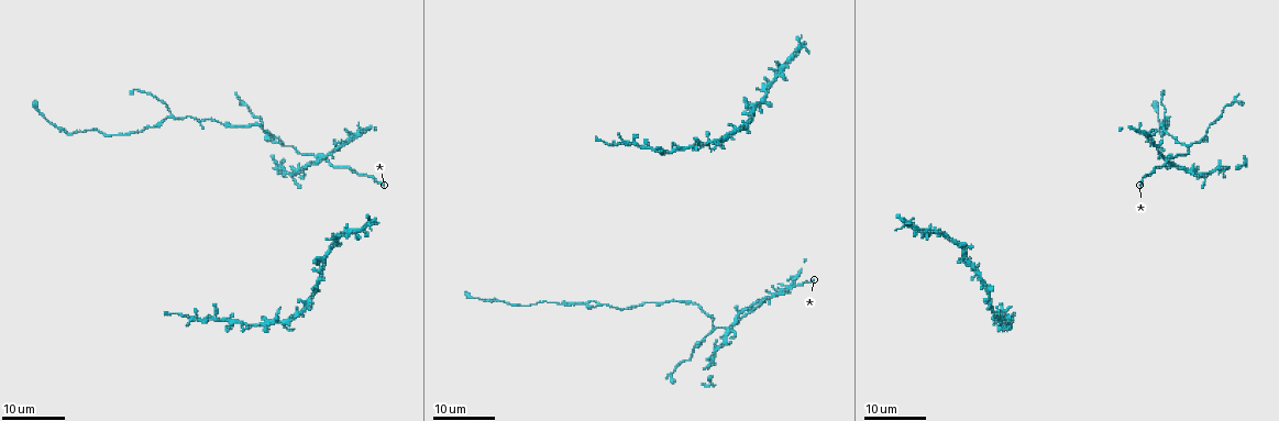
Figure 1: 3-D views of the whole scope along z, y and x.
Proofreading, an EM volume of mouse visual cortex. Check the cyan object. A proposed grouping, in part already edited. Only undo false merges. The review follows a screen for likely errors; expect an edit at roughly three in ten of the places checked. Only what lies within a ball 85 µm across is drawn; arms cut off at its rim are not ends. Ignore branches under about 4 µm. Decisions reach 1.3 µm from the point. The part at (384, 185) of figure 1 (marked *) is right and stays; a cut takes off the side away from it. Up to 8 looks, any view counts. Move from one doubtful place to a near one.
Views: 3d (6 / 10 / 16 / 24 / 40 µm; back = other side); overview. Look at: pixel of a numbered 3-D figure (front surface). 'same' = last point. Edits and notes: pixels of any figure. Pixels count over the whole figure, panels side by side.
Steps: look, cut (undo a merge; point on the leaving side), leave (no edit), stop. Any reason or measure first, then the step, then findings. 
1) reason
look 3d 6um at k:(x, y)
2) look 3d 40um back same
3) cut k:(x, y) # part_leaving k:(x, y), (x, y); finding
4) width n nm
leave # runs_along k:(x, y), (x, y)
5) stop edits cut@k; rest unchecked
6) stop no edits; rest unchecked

four-way junction
look 3d 24um at 1:(761, 104)

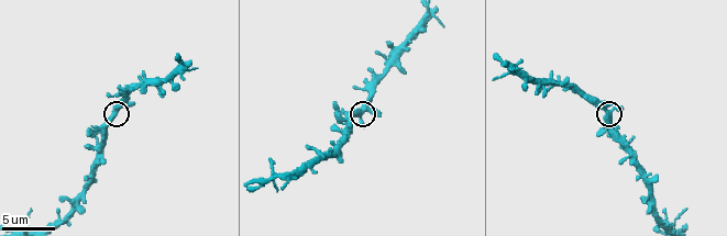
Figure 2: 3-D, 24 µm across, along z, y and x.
closer look
look 3d 6um at 2:(606, 110)

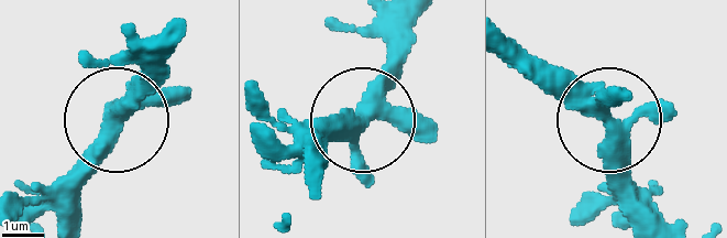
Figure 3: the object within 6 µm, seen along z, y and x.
side_arm 15 um
leave # one neuron here

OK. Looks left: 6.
four or more arms meet
look 3d 24um at 1:(1171, 158)

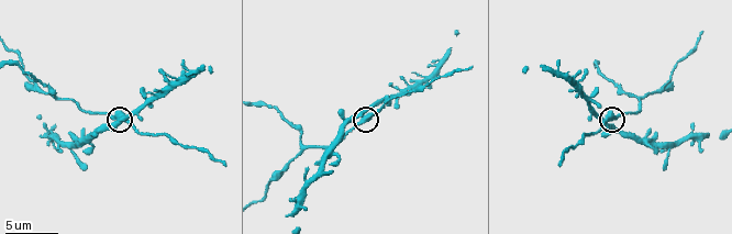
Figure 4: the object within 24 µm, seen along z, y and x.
closer look
look 3d 6um at 4:(366, 115)

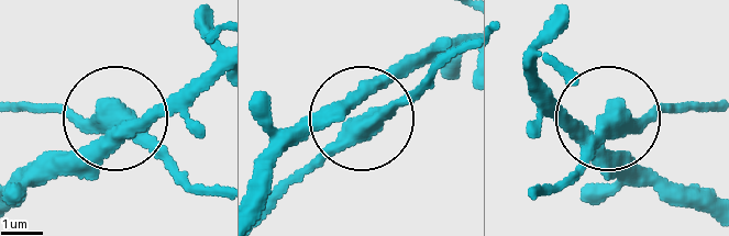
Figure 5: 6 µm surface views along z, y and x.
side_arm 15 um
leave # runs_along 5:(466, 45), (362, 115), (271, 126); one neuron here

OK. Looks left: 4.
branch point
look 3d 10um at 4:(303, 146)

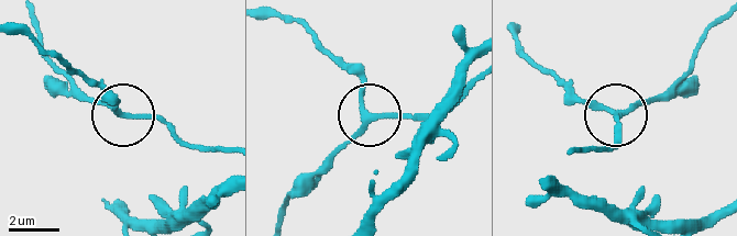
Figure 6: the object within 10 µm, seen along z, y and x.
leave # runs_along 6:(223, 153), (191, 148), (154, 116), (80, 102); one neuron here

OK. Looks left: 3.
arms part here
look 3d 16um at 1:(604, 304)

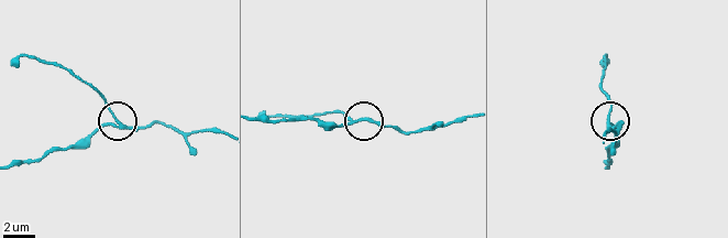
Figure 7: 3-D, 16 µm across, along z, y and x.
look 3d 10um at 7:(361, 119)

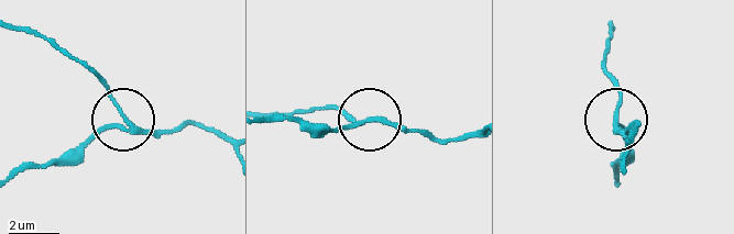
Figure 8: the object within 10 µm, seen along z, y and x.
arms 3
leave # runs_along 8:(227, 140), (188, 122), (138, 126), (96, 74); all the same neuron

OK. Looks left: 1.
stop no edits; rest unchecked

